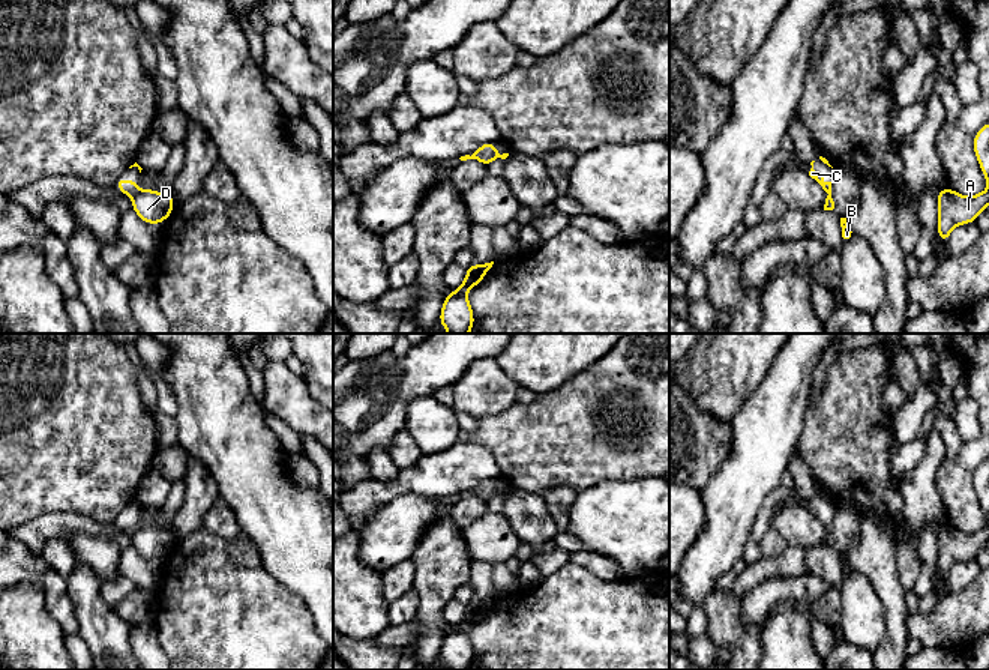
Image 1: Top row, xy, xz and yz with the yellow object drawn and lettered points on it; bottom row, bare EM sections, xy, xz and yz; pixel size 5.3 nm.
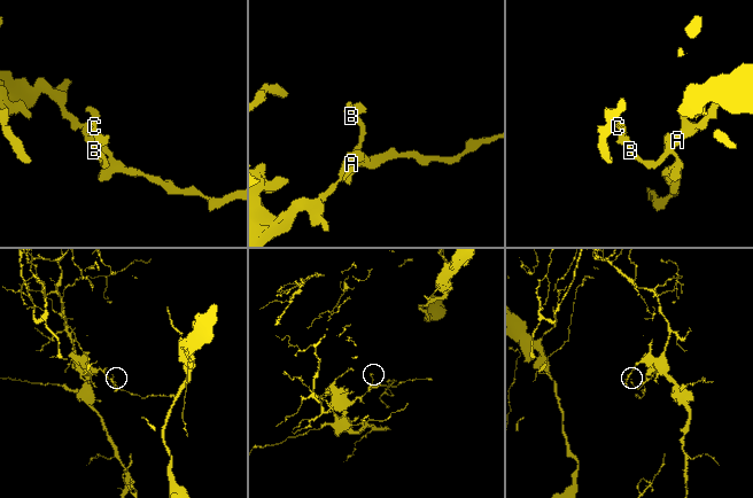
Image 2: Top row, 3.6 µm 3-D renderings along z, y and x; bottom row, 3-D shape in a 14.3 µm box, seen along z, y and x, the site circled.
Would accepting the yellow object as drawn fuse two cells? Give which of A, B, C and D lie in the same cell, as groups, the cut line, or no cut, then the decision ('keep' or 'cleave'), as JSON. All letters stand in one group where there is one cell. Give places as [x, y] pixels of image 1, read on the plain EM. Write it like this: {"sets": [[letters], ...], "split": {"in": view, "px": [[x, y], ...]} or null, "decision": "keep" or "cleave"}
{"sets": [["A", "B", "D"], ["C"]], "split": {"in": "xy", "px": [[138, 528], [132, 534]]}, "decision": "cleave"}

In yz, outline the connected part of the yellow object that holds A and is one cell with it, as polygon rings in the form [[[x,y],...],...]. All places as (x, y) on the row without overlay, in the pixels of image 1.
[[[953,526],[938,527],[938,571],[947,580],[951,566],[962,560],[975,559],[981,547],[989,542],[989,526],[965,533]]]

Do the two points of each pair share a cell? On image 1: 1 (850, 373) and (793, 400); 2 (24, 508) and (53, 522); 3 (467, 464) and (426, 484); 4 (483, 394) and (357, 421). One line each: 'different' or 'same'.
1: different
2: different
3: same
4: different

